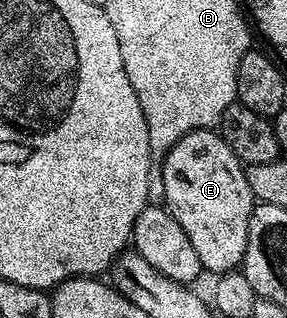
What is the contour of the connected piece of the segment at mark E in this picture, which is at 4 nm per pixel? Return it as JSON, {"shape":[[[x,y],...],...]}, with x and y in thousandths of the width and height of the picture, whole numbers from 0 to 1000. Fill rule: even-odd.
{"shape":[[[697,403],[610,447],[585,484],[557,506],[554,550],[575,601],[571,651],[638,711],[638,736],[666,748],[666,774],[679,774],[679,799],[693,799],[693,824],[718,858],[767,862],[808,855],[843,840],[861,786],[861,723],[875,698],[875,660],[885,648],[882,601],[861,585],[854,557],[857,519],[791,459],[767,412]]]}

